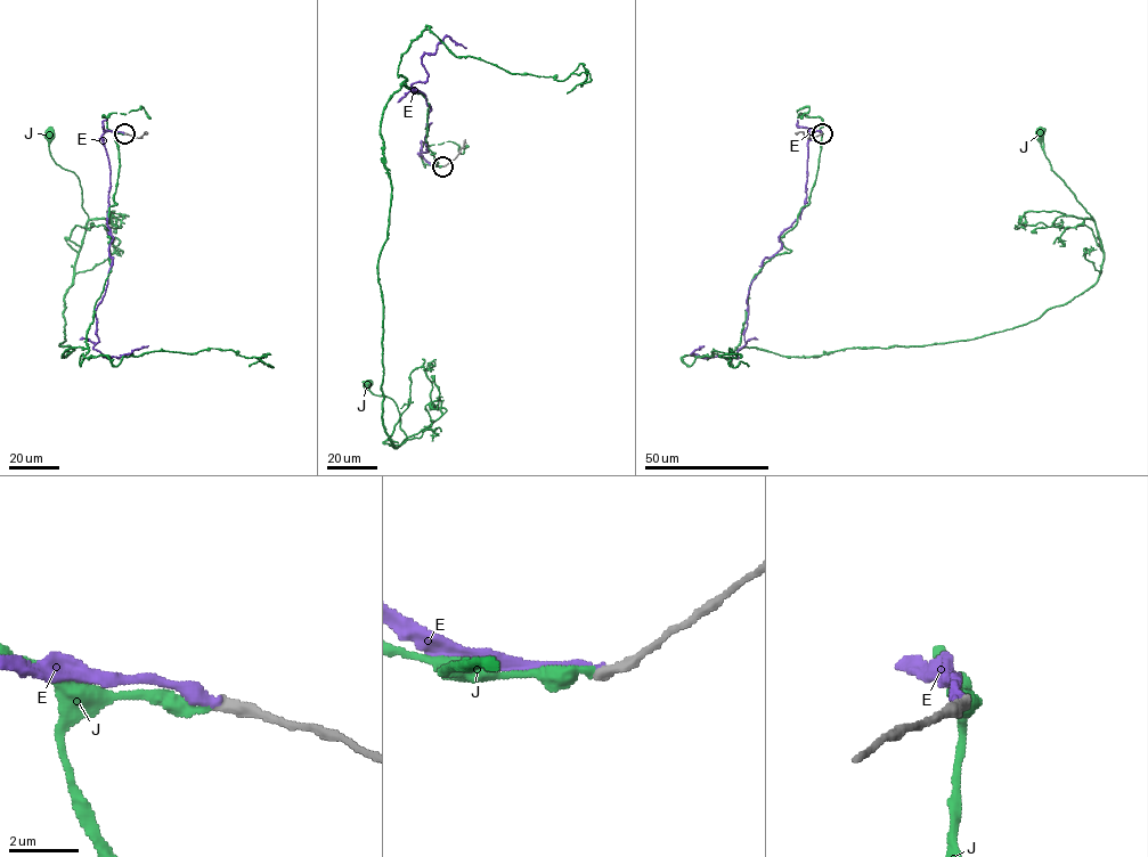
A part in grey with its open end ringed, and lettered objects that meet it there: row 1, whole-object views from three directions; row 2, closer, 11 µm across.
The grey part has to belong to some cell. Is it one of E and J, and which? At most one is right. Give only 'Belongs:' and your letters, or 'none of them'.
Belongs: J

